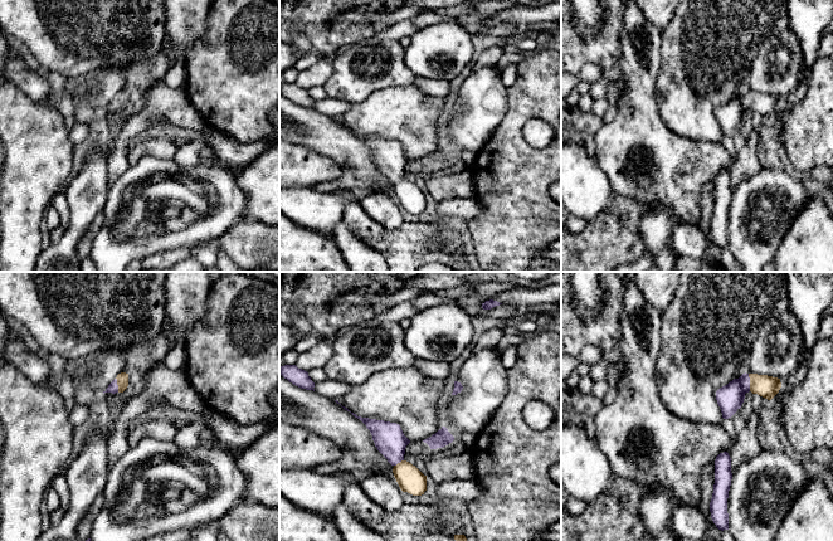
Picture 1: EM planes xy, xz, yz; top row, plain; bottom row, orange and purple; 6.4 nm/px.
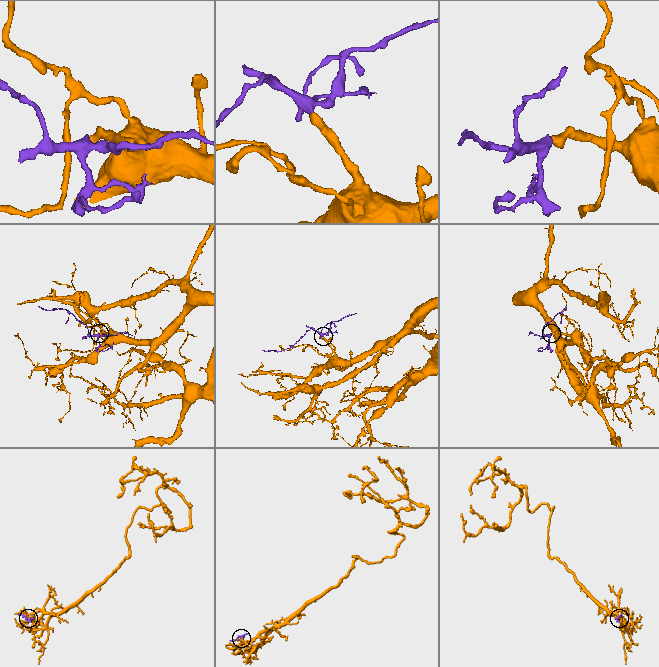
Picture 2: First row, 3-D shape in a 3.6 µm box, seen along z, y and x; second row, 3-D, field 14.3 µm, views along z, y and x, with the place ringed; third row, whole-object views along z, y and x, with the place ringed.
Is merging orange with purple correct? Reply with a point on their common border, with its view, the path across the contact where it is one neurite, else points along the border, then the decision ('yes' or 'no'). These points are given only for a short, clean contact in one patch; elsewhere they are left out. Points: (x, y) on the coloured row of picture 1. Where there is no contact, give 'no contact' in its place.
yz (750, 383) | across yz (766, 386), (750, 383), (730, 398) | yes

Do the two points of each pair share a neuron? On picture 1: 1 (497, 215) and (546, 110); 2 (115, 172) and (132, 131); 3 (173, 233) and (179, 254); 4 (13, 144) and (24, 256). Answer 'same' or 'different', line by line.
1: same
2: same
3: different
4: same

